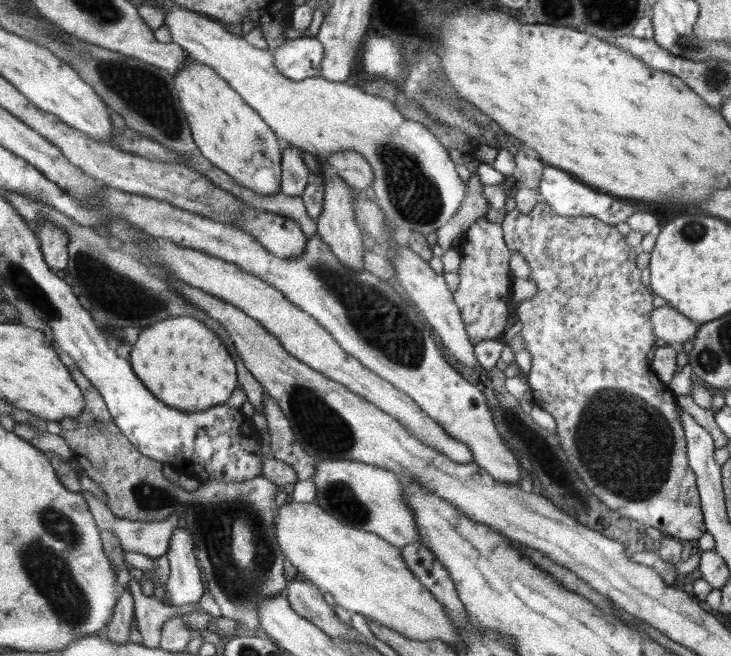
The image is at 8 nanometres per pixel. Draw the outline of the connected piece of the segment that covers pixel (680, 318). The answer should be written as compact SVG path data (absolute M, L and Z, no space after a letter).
M668 304L656 306L650 314L650 322L655 338L660 338L666 345L684 344L693 339L699 327Z

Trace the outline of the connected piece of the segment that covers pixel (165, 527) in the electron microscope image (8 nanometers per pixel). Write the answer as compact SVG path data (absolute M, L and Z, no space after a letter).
M81 490L80 493L82 493L84 500L86 500L86 504L88 504L88 510L90 510L94 518L94 524L96 524L99 532L101 533L104 530L112 532L112 534L120 540L120 544L122 544L122 551L126 553L140 553L152 558L165 556L168 553L170 538L172 538L172 534L174 534L176 526L181 524L178 518L176 518L176 514L174 514L174 516L168 516L168 518L163 521L136 522L117 517L108 508L106 502L102 502L102 500L97 499L90 492Z

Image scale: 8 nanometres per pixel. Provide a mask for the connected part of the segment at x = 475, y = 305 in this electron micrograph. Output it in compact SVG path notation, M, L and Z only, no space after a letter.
M486 217L478 218L460 238L461 254L459 270L460 285L453 293L454 303L460 310L471 344L482 340L497 340L504 335L508 318L514 316L509 307L513 302L513 276L509 270L510 249L503 237L501 221L490 222Z

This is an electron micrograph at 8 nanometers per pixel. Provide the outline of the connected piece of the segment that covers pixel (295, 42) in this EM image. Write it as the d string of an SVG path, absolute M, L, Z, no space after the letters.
M314 37L286 38L272 54L276 71L290 80L320 77L324 46Z

